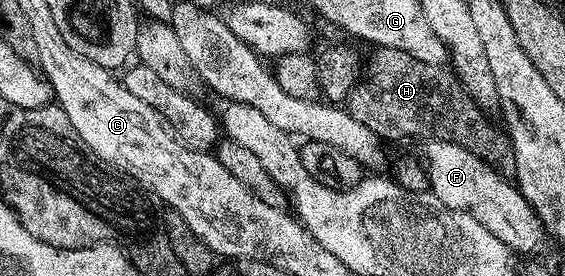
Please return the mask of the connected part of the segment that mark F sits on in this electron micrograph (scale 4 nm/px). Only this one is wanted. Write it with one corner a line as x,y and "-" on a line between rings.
427,140
423,147
428,191
439,198
443,206
471,214
475,222
483,222
483,226
487,226
487,230
491,230
491,234
495,234
495,238
499,238
499,242
503,242
514,253
537,252
544,246
547,241
545,227
521,189
508,175
498,172
483,162
483,158
471,154
471,150
455,142

